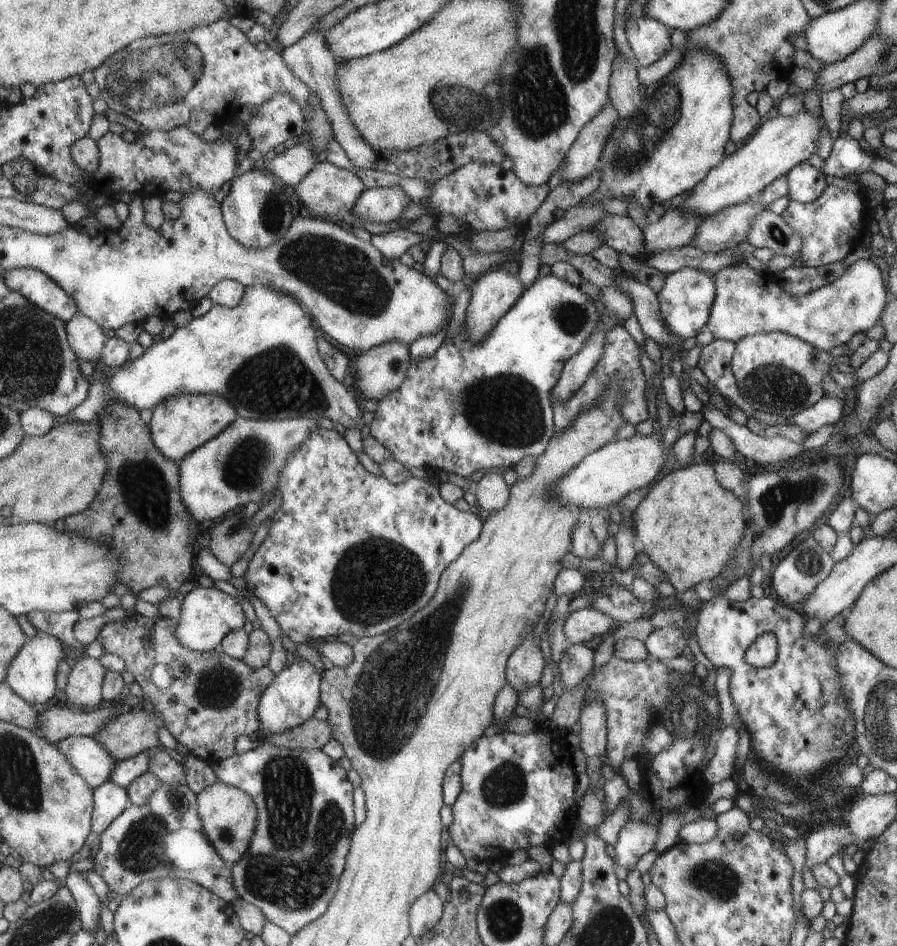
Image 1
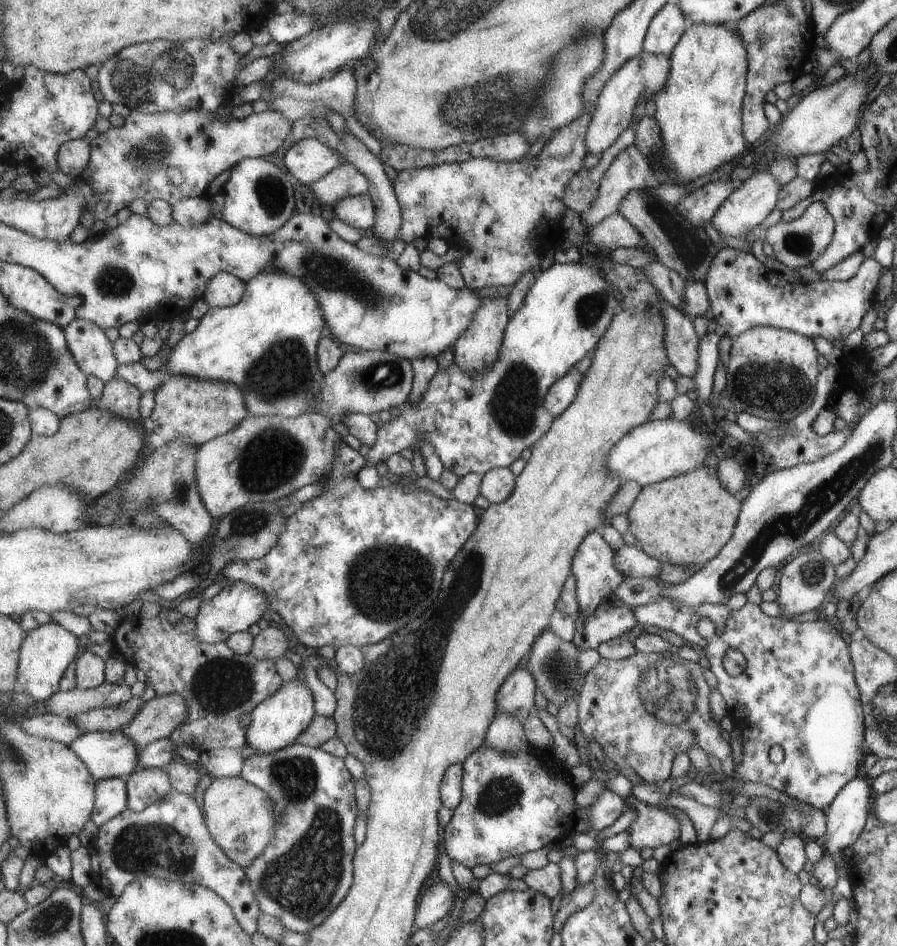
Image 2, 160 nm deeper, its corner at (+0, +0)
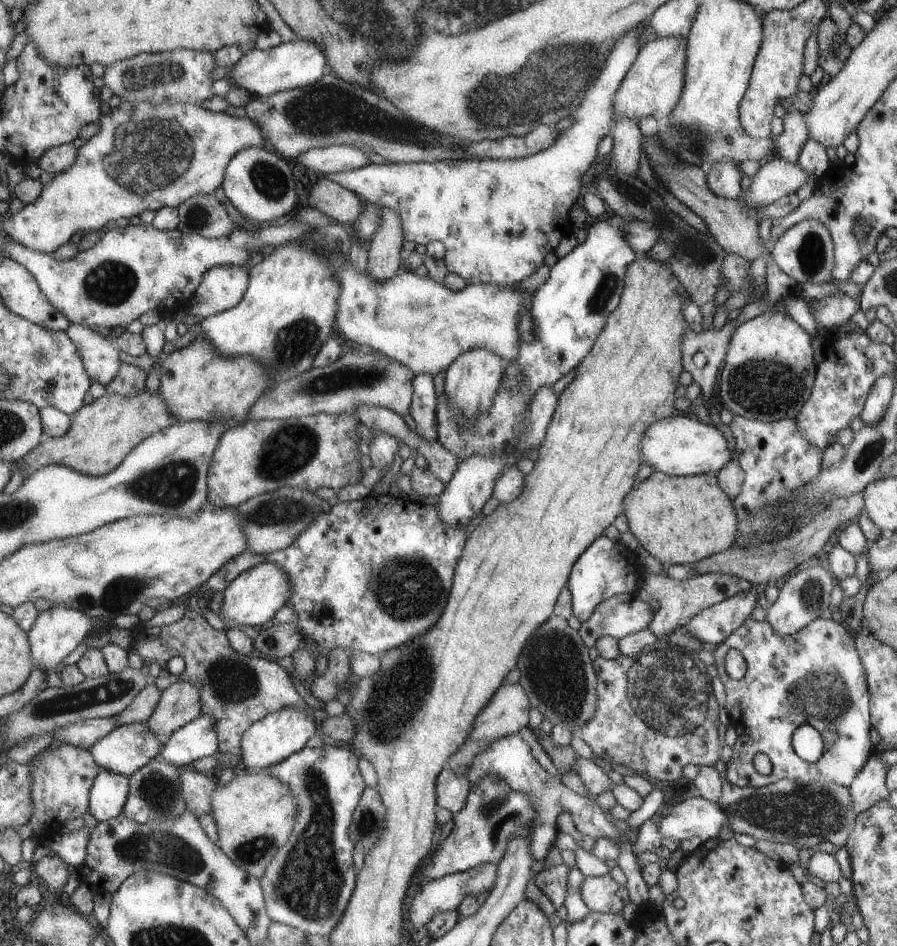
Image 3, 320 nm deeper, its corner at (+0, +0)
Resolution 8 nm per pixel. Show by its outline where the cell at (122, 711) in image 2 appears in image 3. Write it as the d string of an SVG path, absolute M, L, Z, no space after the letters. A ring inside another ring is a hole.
M155 684L147 685L138 697L122 712L116 716L119 725L125 723L144 723L148 721L155 709L158 708L159 701L162 700L162 690Z

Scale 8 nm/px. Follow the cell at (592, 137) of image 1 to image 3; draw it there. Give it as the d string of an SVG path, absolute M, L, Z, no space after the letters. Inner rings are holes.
M657 37L647 41L635 57L620 88L615 94L612 115L635 118L652 116L656 121L665 118L674 110L684 88L684 66L686 60L686 38Z

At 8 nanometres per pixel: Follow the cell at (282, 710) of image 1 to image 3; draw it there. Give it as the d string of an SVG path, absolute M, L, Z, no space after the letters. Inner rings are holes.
M291 706L268 714L251 725L243 735L241 756L243 763L248 771L265 771L272 765L278 765L292 754L303 750L305 742L315 735L316 731L313 718L302 709Z

